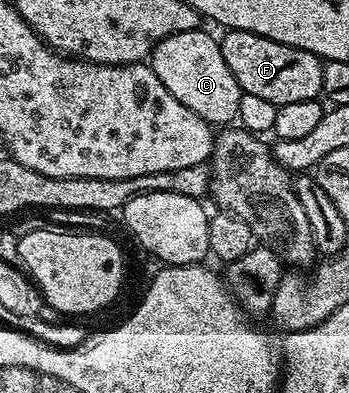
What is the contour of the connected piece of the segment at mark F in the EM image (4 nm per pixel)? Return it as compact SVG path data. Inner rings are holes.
M229 29L219 38L222 59L230 67L234 79L238 79L241 94L258 95L276 105L302 103L305 99L317 100L323 94L322 67L324 61L302 47L290 47L286 43L274 43L254 31Z

